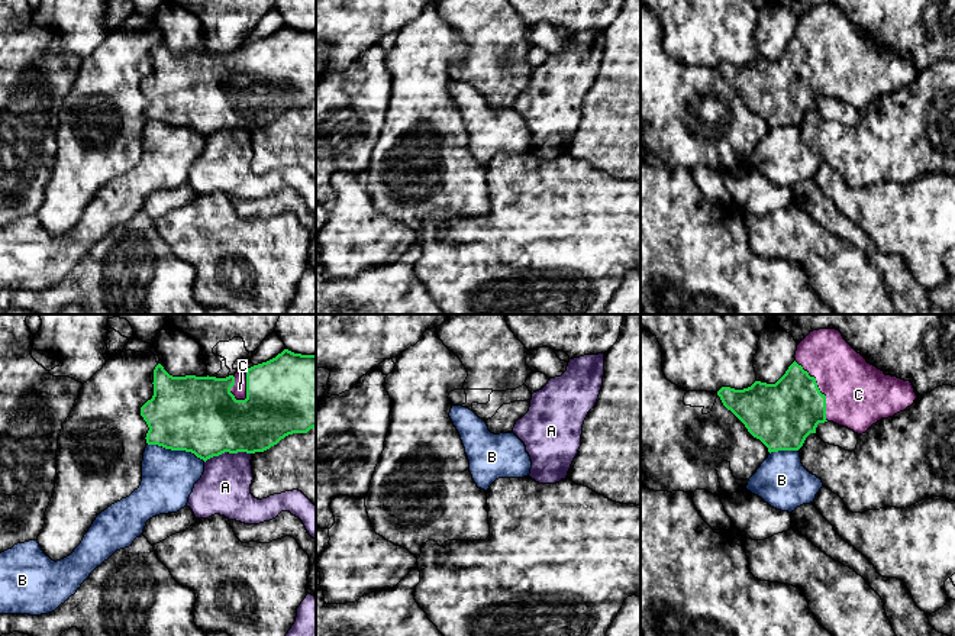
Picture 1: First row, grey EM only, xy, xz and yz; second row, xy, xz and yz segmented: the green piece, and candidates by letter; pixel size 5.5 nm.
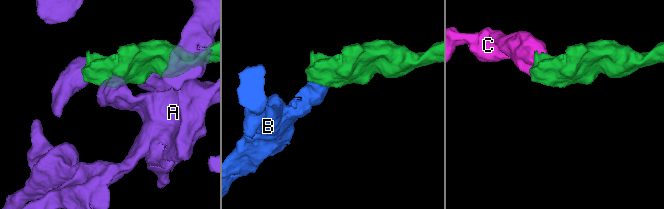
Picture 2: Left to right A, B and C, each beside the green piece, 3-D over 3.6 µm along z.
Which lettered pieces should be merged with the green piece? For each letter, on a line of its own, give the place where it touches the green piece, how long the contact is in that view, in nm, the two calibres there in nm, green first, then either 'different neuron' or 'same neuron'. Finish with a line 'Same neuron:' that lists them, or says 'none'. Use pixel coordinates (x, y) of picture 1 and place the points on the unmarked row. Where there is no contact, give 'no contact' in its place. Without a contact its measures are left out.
A: contact xy (228, 126); length 280 nm; calibres 420 and 280 nm; different neuron
B: contact xy (177, 125); length 340 nm; calibres 420 and 300 nm; different neuron
C: contact yz (819, 65); length 380 nm; calibres 360 and 360 nm; same neuron
Same neuron: C

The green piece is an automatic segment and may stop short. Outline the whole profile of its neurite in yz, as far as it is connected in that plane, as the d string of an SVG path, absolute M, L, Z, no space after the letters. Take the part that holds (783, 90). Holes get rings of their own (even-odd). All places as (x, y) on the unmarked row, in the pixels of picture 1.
M836 4L810 7L798 20L796 36L775 58L755 57L751 62L717 67L723 81L730 85L759 114L768 127L798 126L819 99L833 97L858 110L865 109L881 94L904 87L917 74L910 57L885 51L867 38Z

